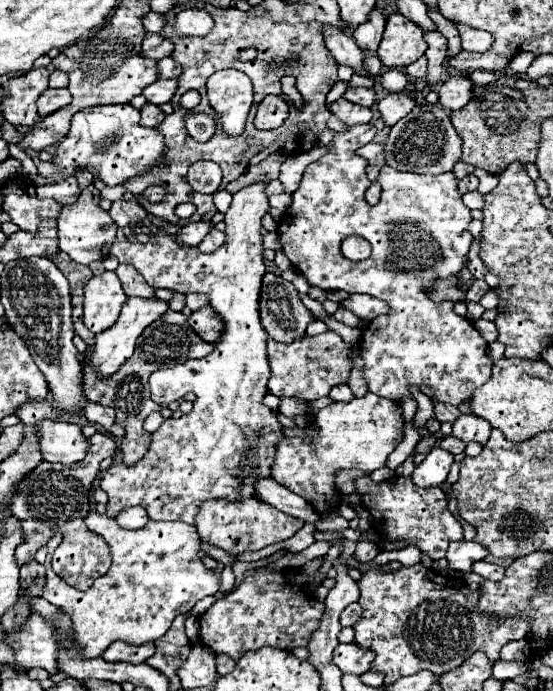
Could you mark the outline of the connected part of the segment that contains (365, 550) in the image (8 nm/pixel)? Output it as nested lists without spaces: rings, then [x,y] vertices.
[[[363,538],[357,542],[357,550],[355,550],[355,558],[361,562],[371,562],[375,556],[379,554],[379,548],[375,546],[373,540]]]

